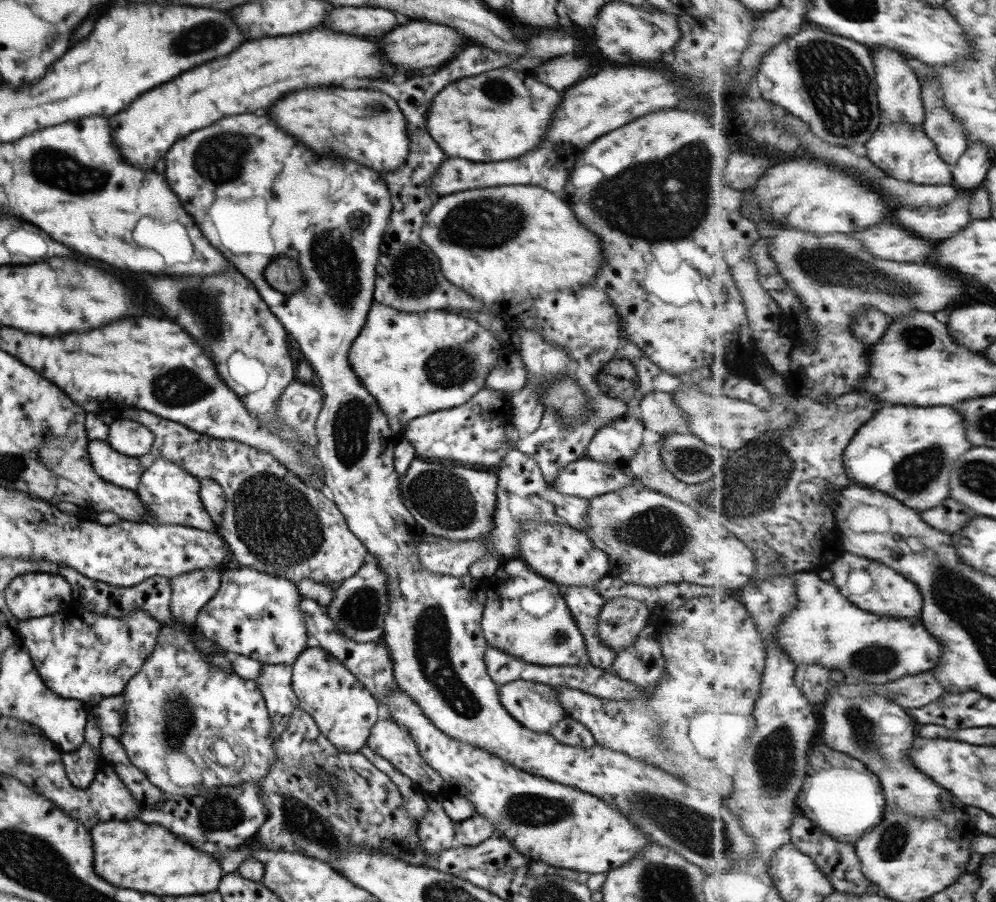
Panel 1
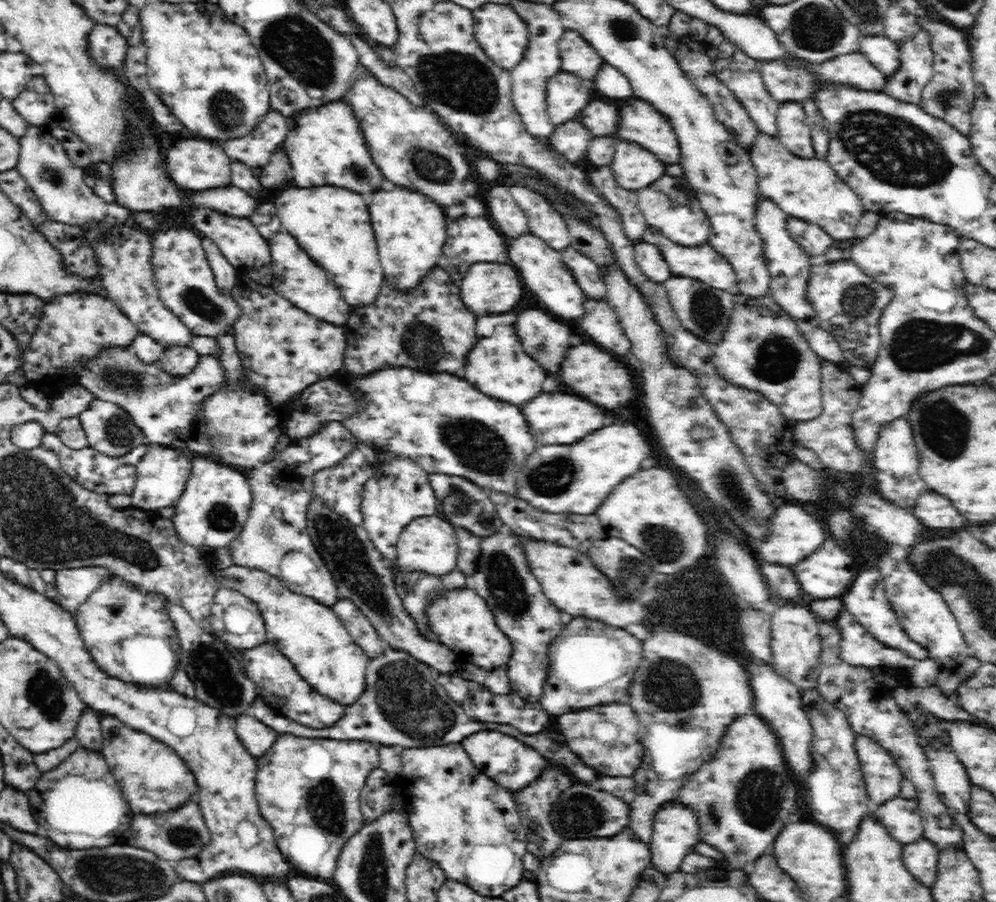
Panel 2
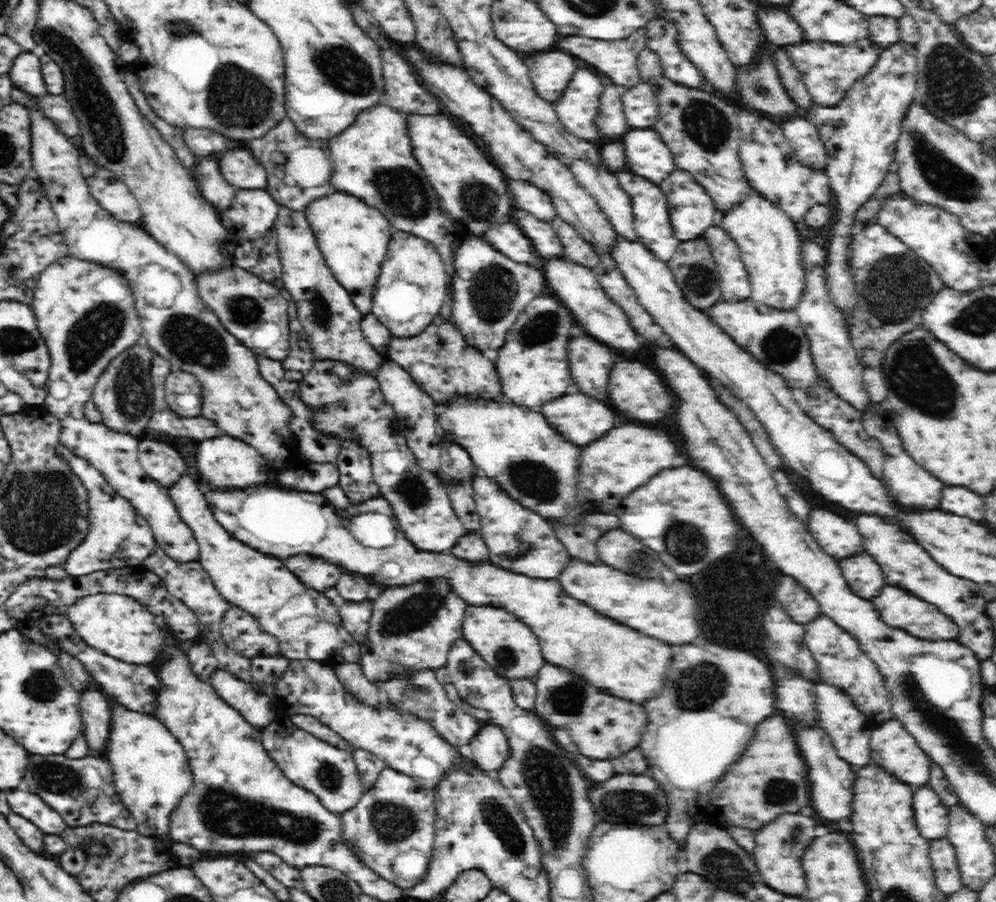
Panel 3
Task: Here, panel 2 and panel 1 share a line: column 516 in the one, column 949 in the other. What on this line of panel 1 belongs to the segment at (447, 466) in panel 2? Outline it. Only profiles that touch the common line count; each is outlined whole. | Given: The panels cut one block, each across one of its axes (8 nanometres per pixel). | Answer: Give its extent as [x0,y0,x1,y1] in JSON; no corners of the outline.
[844,406,973,512]

